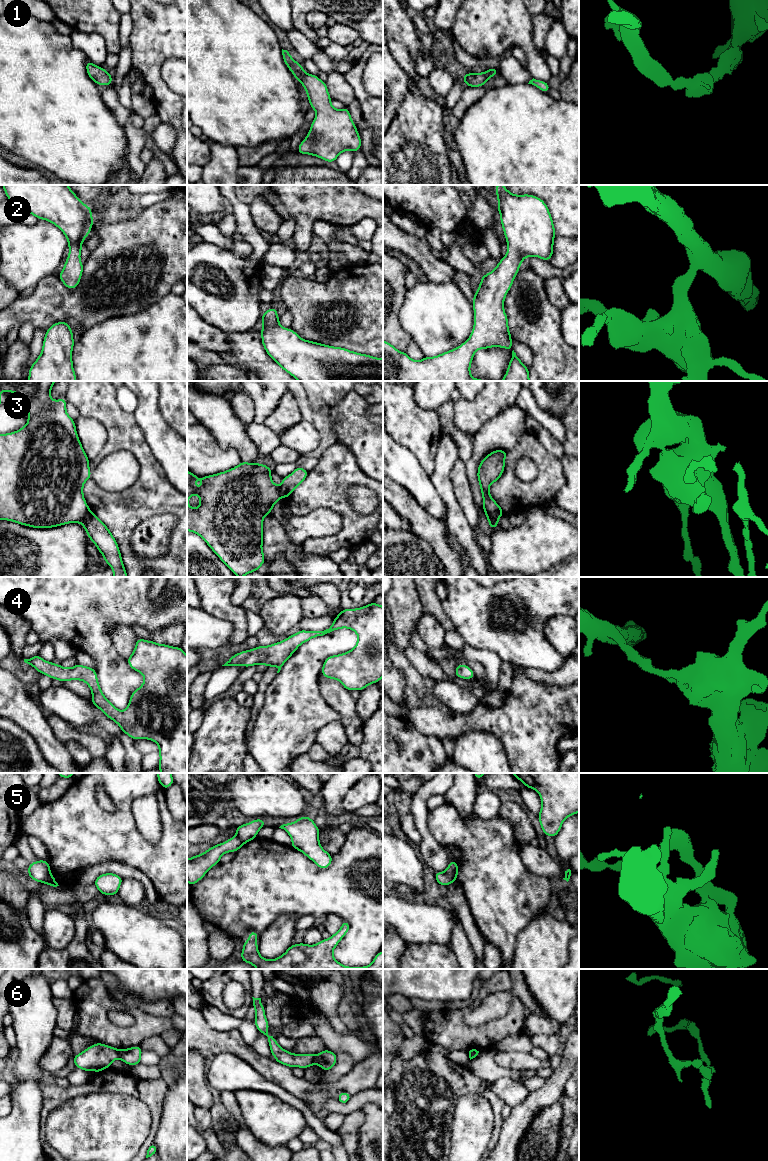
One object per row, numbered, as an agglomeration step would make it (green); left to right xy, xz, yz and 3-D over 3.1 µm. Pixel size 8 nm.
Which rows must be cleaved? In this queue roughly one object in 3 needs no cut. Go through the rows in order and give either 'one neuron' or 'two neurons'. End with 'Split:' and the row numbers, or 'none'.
1: one neuron
2: one neuron
3: two neurons
4: one neuron
5: two neurons
6: two neurons
Split: 3, 5, 6

